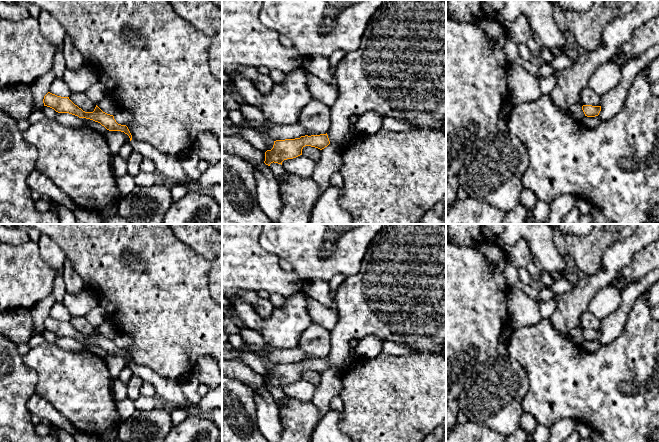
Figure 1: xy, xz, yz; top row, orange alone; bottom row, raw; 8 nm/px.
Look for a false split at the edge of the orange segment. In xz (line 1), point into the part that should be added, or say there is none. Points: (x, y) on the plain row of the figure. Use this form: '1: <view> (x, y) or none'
1: none

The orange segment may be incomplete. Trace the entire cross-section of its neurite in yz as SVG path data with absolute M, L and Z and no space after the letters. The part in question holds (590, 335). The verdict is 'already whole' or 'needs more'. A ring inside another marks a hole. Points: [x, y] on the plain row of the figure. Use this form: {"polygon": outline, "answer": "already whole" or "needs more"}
{"polygon": "M583 329L582 334L587 341L598 340L601 335L601 330Z", "answer": "already whole"}

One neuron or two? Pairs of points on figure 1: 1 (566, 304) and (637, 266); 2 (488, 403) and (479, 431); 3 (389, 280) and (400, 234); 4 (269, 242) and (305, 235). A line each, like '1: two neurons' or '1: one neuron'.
1: two neurons
2: two neurons
3: one neuron
4: one neuron

